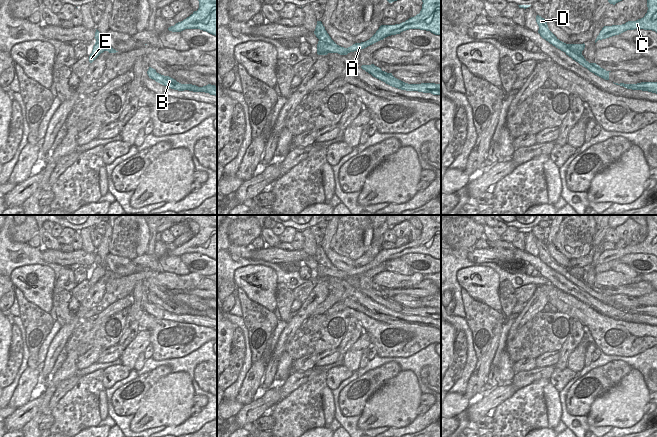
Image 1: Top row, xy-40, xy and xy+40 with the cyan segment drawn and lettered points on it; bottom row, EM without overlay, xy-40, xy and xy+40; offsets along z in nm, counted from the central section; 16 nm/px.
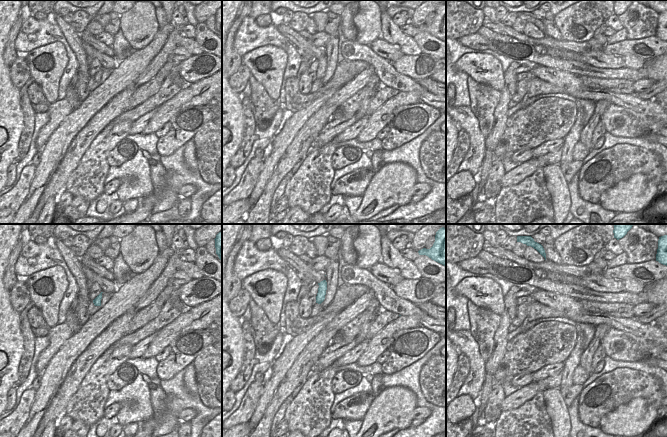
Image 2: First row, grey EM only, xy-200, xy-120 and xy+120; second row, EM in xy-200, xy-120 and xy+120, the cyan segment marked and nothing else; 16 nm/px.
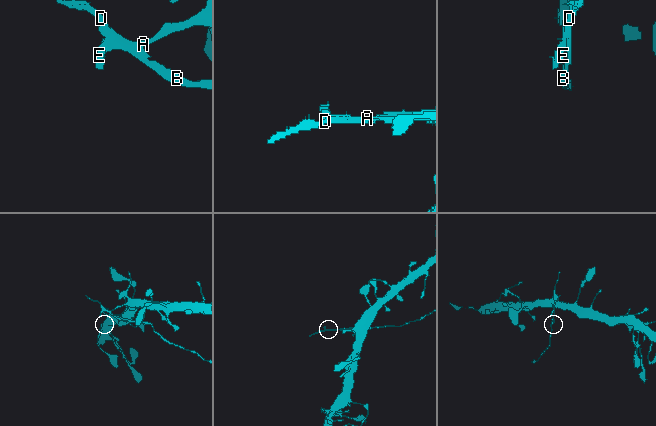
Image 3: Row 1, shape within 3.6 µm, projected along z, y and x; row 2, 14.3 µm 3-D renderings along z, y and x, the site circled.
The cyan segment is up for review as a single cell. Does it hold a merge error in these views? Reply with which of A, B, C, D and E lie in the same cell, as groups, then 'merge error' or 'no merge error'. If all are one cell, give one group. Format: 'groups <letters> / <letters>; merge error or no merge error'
groups A B D E / C; merge error

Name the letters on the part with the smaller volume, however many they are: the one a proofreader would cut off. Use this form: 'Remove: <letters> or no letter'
Remove: A, B, D, E

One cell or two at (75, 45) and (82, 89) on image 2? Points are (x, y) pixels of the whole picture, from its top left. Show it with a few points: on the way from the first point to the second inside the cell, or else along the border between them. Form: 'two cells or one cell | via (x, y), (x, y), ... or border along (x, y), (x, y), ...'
one cell | via (81, 56), (83, 78)

